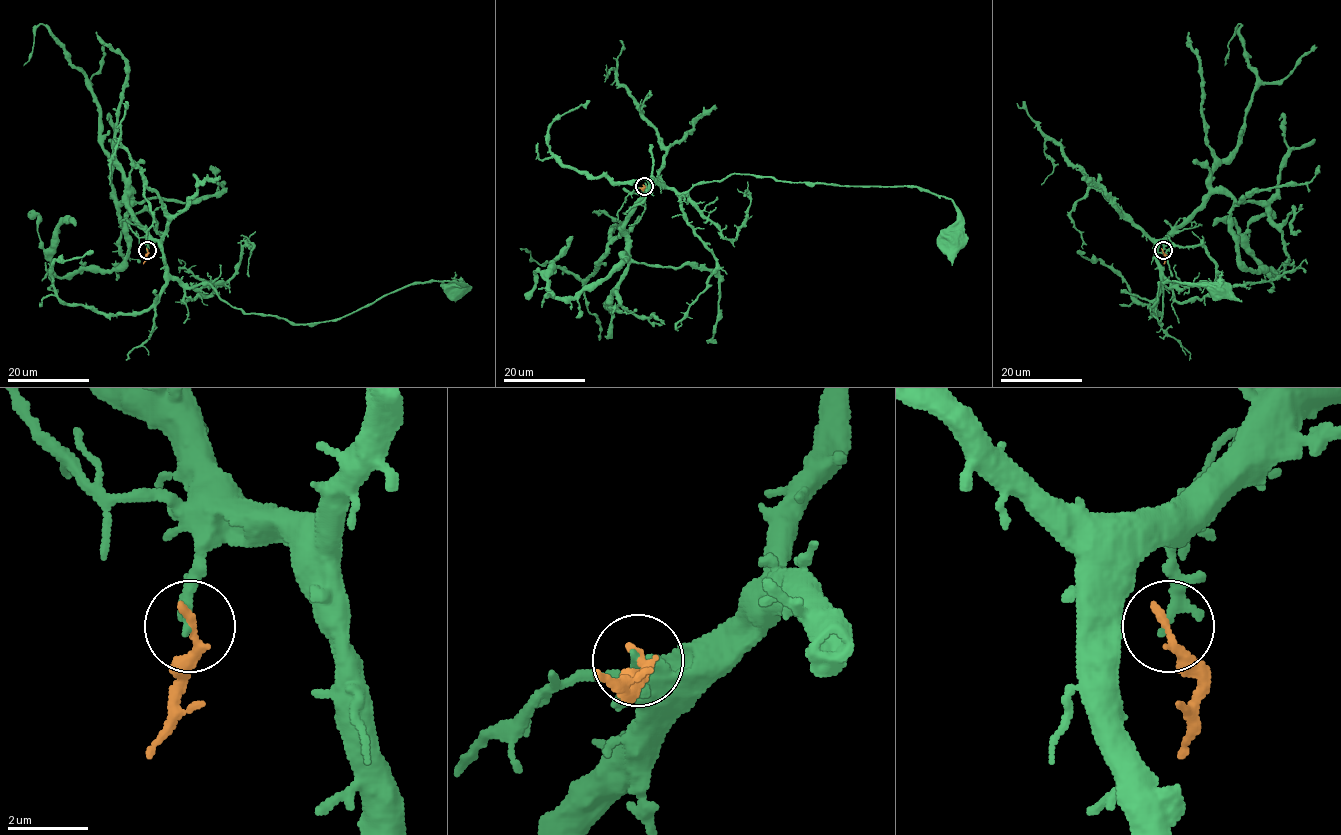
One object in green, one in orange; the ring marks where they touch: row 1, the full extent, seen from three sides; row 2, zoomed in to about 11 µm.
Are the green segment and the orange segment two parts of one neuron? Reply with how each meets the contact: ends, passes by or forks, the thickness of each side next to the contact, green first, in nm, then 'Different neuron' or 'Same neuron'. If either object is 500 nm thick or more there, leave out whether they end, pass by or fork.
At the ring green ends. At the ring orange ends. Thickness 280 nm (green) against 260 nm. Different neuron

